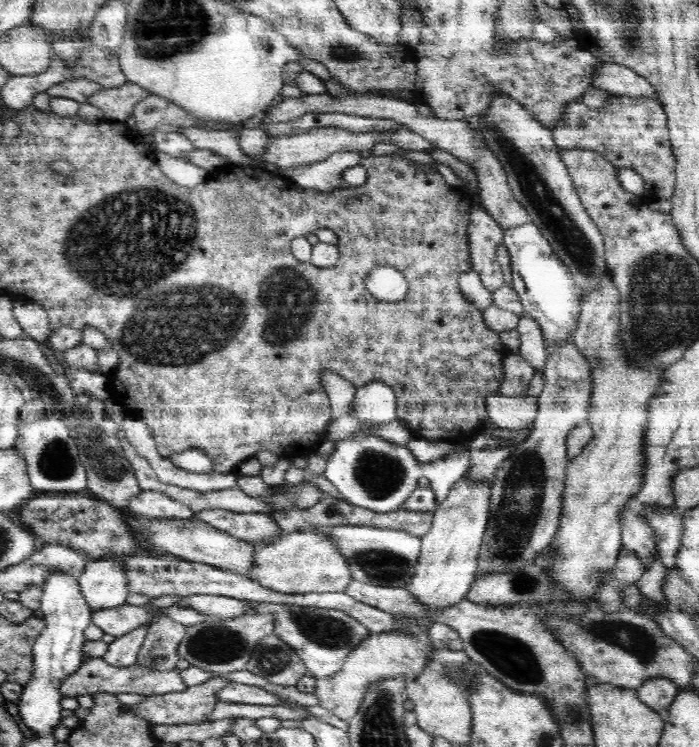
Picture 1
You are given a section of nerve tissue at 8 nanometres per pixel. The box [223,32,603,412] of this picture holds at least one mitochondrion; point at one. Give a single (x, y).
(572, 243)

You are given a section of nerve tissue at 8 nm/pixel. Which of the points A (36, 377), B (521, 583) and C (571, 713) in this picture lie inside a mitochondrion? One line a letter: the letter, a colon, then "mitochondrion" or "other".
A: mitochondrion
B: mitochondrion
C: mitochondrion

